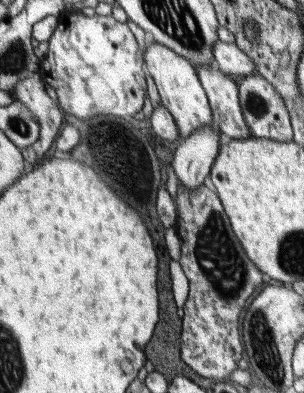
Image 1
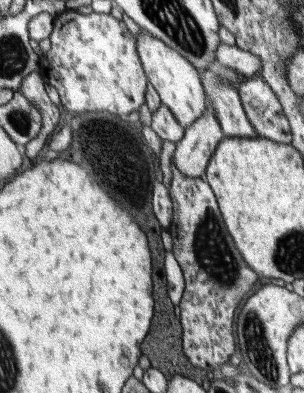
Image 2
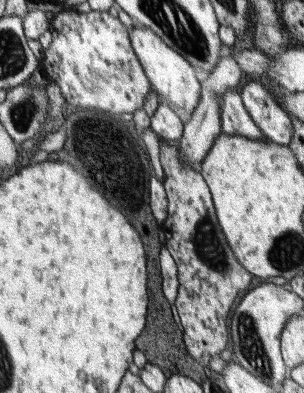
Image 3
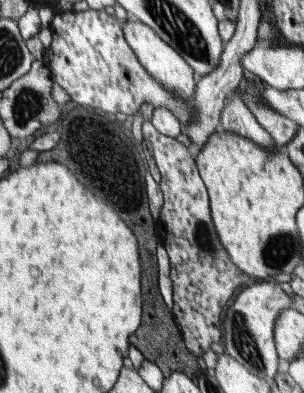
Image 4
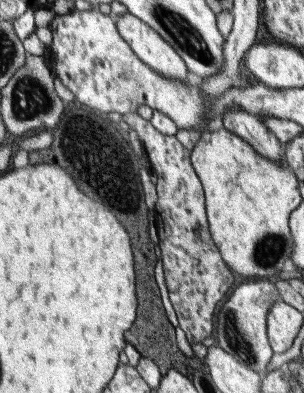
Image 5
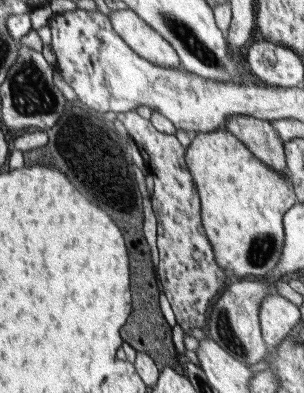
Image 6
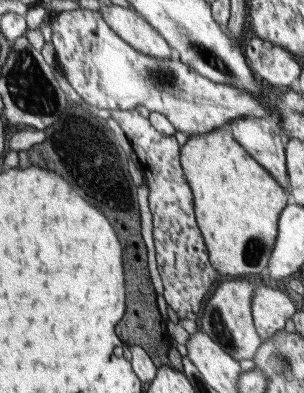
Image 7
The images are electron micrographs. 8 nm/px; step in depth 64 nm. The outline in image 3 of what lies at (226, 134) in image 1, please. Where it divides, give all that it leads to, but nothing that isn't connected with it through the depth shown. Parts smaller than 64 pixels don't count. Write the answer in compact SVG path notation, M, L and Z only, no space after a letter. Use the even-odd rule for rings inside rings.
M225 92L221 100L221 132L223 134L233 134L233 136L243 136L247 140L257 140L257 142L269 142L265 132L257 128L255 120L251 118L249 110L245 108L241 94Z

